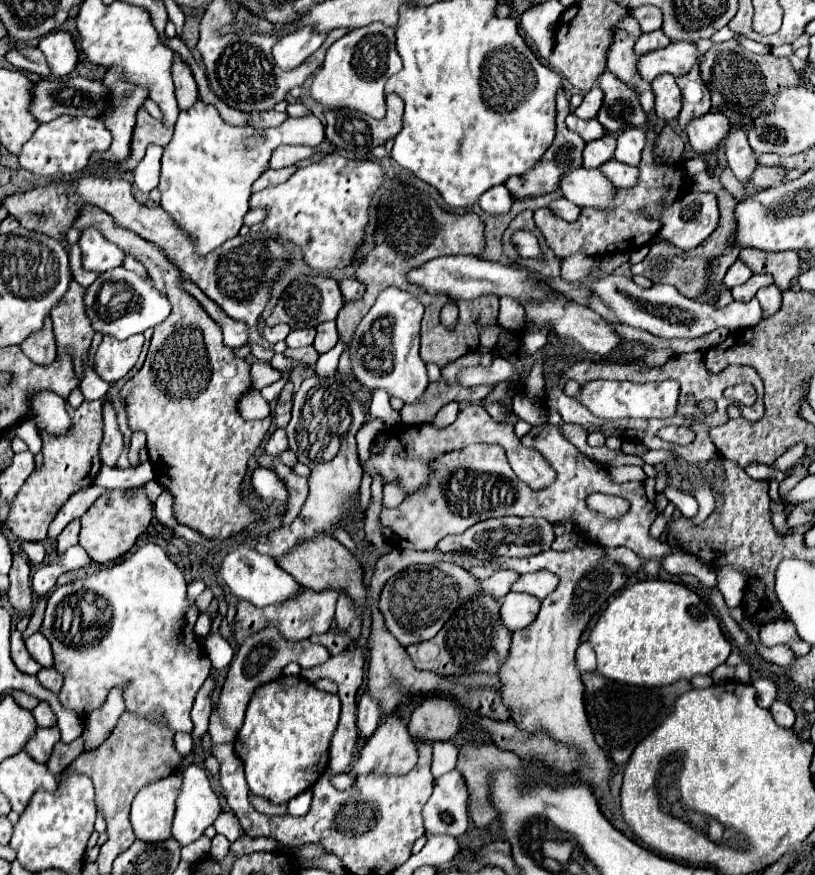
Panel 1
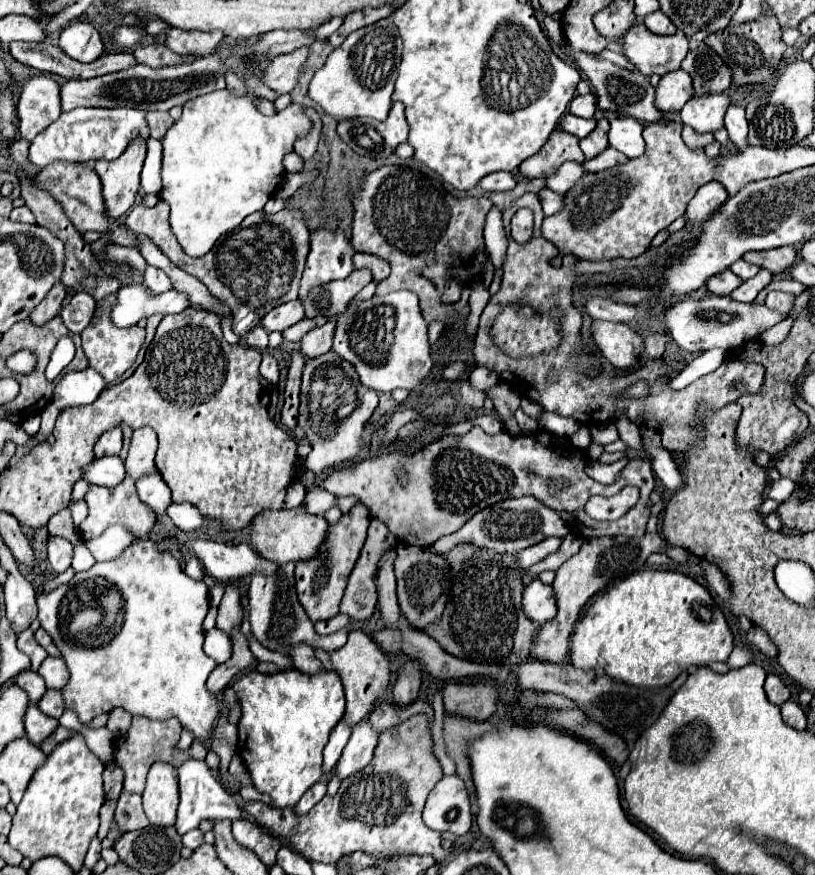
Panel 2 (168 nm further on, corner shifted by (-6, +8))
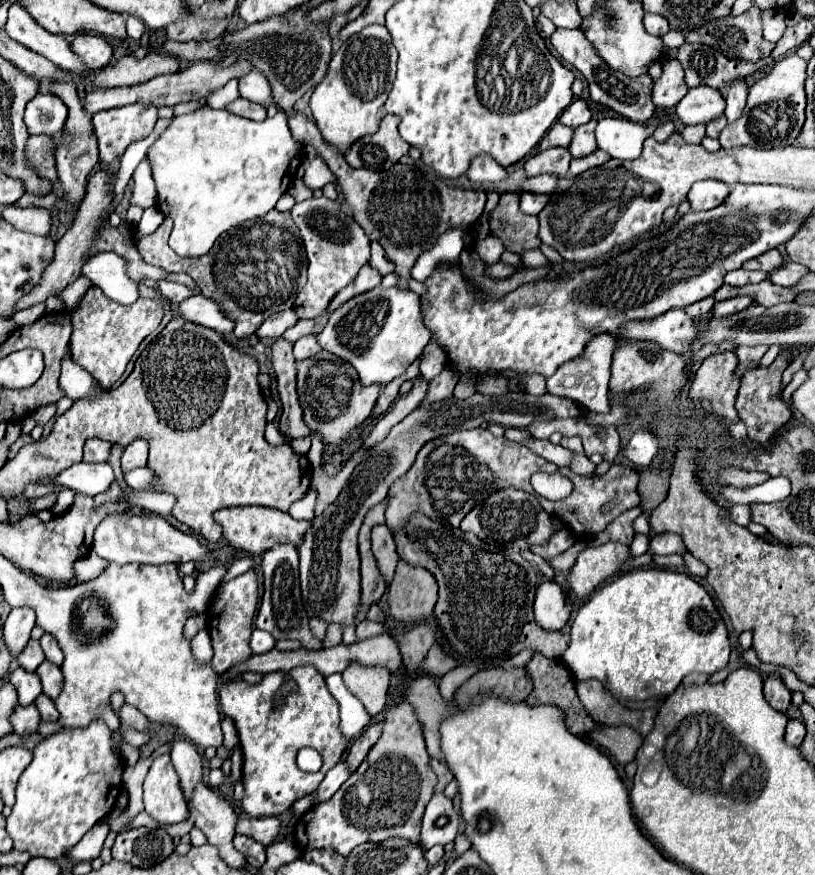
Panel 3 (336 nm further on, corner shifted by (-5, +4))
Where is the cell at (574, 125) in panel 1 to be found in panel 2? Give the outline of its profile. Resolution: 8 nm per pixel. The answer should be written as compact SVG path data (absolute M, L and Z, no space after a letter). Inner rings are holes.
M566 112L562 116L562 120L560 120L560 128L574 134L574 136L578 136L578 138L586 138L596 128L596 120L594 118L590 118L590 120L578 118L578 116Z

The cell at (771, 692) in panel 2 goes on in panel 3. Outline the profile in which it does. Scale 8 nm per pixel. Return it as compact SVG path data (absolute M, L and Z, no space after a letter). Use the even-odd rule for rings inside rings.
M769 676L765 680L765 686L763 686L763 694L765 694L765 700L779 712L785 712L787 706L791 704L791 692L787 690L787 686L783 684L781 678L777 676Z

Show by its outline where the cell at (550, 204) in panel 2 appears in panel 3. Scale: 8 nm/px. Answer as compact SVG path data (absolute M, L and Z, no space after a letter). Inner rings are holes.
M523 192L521 194L521 212L525 214L533 214L537 216L537 212L541 212L541 208L545 208L545 204L549 202L549 196L547 194L529 194L529 192Z

